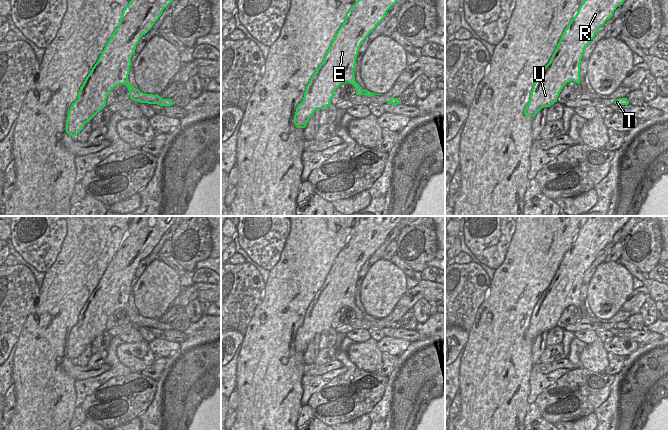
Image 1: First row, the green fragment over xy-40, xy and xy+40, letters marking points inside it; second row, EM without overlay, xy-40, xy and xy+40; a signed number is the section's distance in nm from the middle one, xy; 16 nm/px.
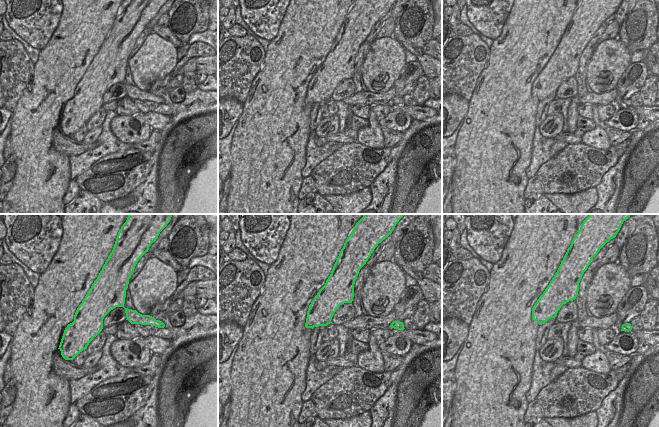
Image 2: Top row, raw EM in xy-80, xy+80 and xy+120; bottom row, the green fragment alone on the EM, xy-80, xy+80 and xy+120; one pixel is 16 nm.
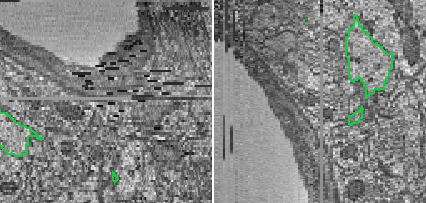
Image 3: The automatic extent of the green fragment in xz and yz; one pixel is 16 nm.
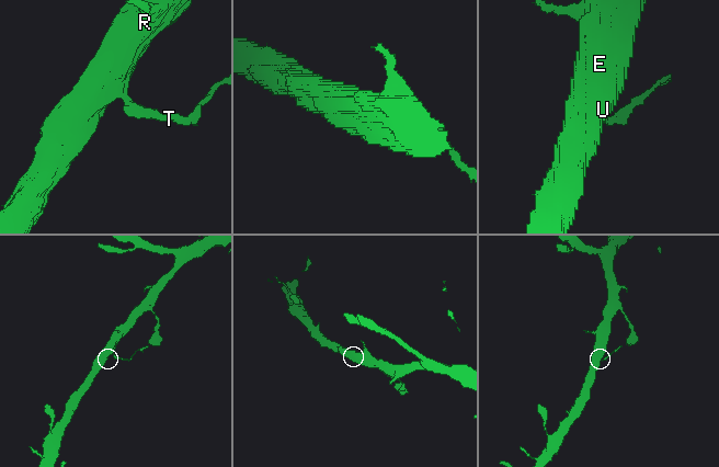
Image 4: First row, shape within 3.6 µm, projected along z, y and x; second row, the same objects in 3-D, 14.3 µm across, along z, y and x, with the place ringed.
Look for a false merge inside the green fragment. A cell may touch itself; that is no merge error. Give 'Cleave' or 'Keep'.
Cleave

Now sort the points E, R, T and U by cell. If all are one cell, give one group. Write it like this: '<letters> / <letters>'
E R U / T

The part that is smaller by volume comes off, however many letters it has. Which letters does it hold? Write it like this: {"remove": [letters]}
{"remove": ["T"]}

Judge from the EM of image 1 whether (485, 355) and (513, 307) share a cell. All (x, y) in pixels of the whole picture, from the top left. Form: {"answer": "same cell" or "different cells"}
{"answer": "same cell"}

